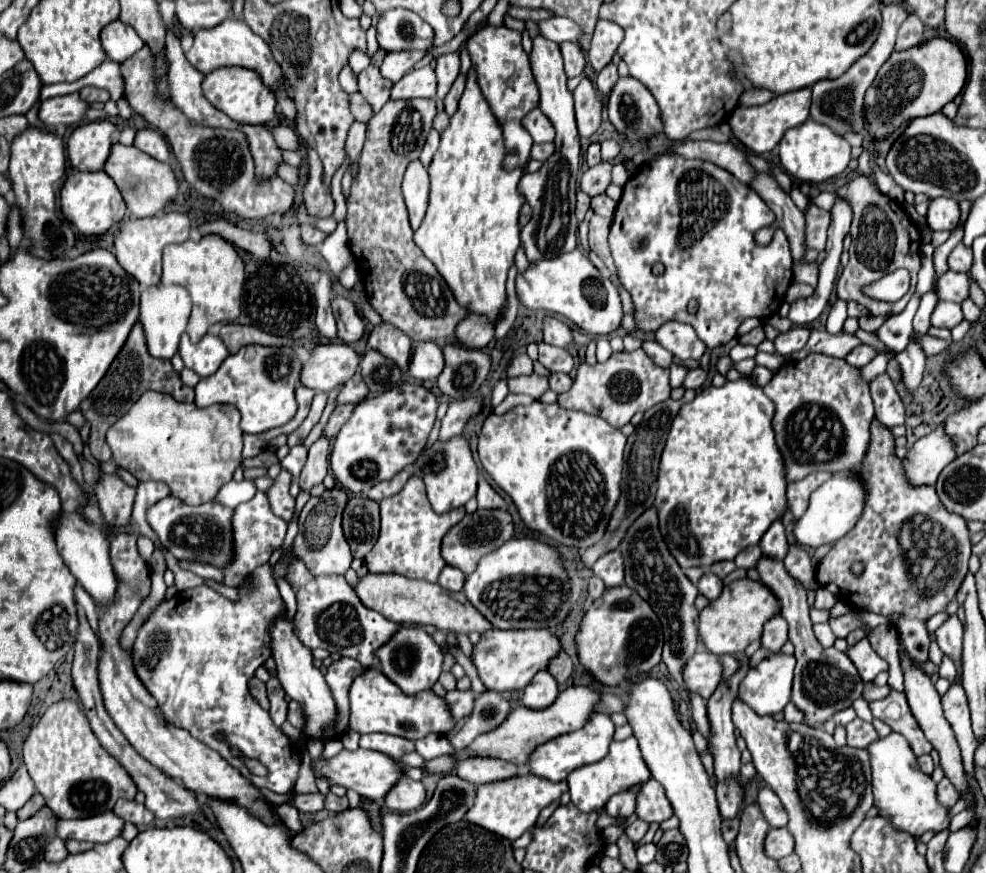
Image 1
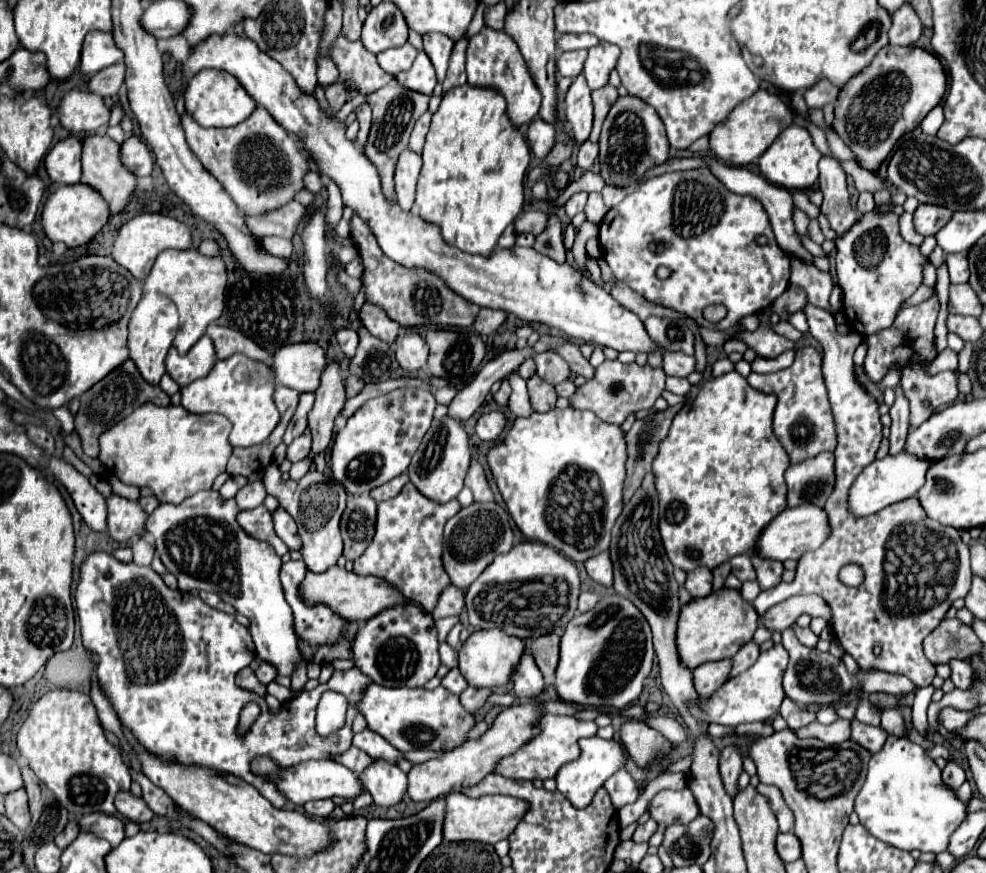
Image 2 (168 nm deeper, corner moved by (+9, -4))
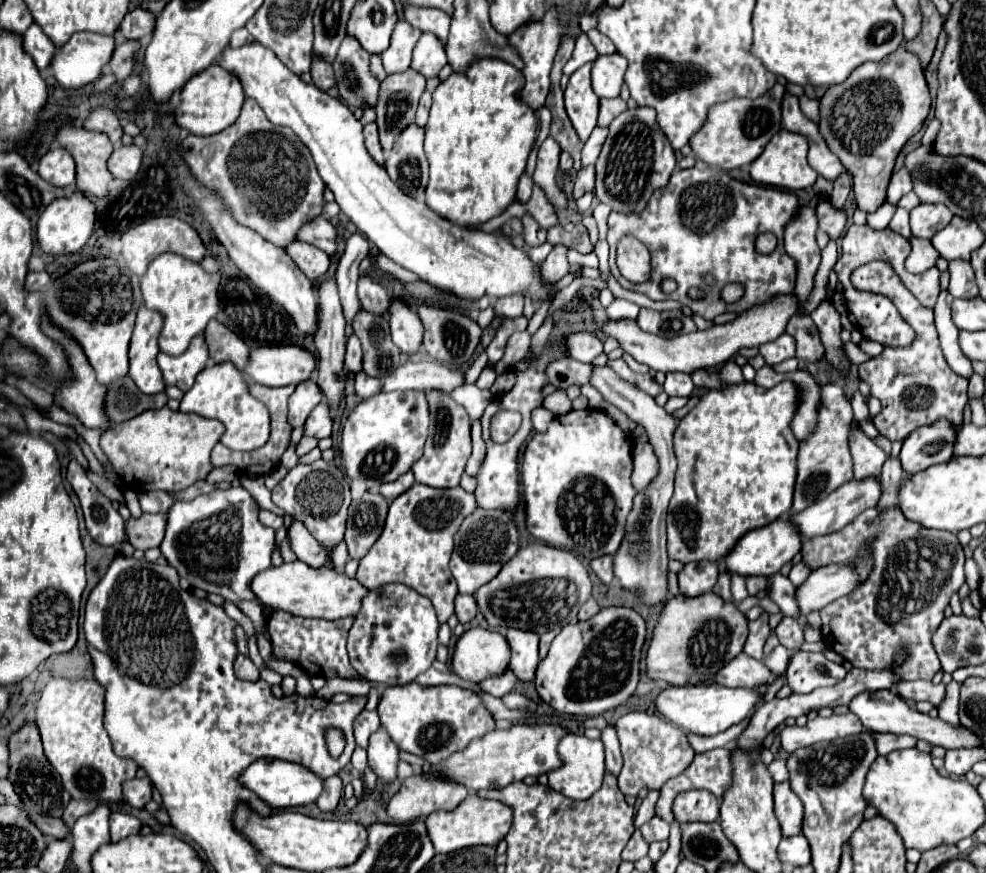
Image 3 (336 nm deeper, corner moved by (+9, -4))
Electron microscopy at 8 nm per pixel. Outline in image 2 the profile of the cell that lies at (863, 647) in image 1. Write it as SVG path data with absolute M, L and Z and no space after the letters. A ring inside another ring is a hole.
M858 671L856 675L858 687L862 687L864 693L892 693L892 695L906 695L914 693L918 687L906 679L904 675L894 675L894 673L884 673L884 671Z

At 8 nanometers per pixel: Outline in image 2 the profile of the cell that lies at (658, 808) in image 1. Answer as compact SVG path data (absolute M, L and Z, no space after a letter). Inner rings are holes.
M686 787L682 791L660 791L650 801L650 813L658 823L672 825L694 821L700 815L700 809L692 791Z

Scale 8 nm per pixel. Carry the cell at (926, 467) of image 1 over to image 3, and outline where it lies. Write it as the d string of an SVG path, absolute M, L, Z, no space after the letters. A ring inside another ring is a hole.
M868 477L864 479L852 479L850 483L844 483L842 487L838 487L838 491L834 491L830 497L822 499L820 503L810 505L806 511L792 515L794 523L798 525L798 531L804 539L808 537L816 537L816 535L826 535L832 531L840 531L844 525L848 525L850 521L854 521L862 511L878 507L882 499L882 483L878 477Z

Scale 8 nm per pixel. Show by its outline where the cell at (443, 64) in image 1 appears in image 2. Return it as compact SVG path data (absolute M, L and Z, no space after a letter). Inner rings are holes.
M428 33L428 35L422 35L422 39L424 39L424 51L428 53L428 57L434 63L438 81L444 81L454 41L448 35L442 35L442 33Z

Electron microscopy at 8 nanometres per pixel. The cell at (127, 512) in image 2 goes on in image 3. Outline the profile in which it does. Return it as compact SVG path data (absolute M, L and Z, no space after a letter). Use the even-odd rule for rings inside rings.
M142 513L142 517L134 519L130 517L126 521L126 535L128 535L128 543L134 549L150 549L150 547L158 547L164 539L164 527L166 527L166 515L158 513Z

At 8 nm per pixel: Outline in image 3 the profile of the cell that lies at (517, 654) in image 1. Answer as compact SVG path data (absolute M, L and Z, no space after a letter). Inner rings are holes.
M468 629L454 647L452 671L468 681L480 683L498 671L506 671L510 663L510 645L506 637L490 629Z

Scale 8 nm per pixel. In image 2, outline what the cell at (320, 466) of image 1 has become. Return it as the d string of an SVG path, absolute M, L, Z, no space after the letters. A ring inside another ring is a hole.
M328 361L320 379L320 387L314 391L314 395L316 403L308 413L308 427L312 429L314 439L312 453L308 455L310 459L314 459L318 451L324 451L328 447L334 431L334 419L342 411L346 401L344 383L340 377L340 365L336 361Z

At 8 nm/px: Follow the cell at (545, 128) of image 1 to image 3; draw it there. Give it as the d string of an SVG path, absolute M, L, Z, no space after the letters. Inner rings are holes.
M546 137L542 141L542 145L538 147L538 163L536 163L536 171L534 171L534 183L538 183L548 199L552 201L552 205L556 207L564 207L566 205L566 195L558 183L558 157L560 157L560 147L552 137Z

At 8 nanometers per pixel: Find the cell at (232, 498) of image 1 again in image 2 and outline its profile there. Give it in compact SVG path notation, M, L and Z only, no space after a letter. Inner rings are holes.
M260 479L258 481L250 481L236 495L236 501L238 501L240 509L254 509L254 507L262 505L264 499L266 499L266 489L264 489L264 483Z

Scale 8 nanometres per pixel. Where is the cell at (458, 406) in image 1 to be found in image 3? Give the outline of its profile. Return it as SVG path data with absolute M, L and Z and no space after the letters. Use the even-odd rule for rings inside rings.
M570 333L564 339L564 351L572 359L592 363L592 359L602 353L602 341L592 333Z

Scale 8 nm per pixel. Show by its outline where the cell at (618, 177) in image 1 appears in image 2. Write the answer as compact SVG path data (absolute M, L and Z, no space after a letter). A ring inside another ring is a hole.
M606 185L606 187L602 189L602 199L604 199L604 205L606 205L608 209L616 207L624 197L626 197L626 189L612 187L612 185Z

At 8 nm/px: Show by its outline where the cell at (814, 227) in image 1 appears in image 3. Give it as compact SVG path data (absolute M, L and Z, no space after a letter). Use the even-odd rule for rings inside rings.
M824 199L816 205L816 217L818 217L818 227L826 231L832 239L838 239L842 235L846 225L846 215L842 211L832 209L830 201Z

